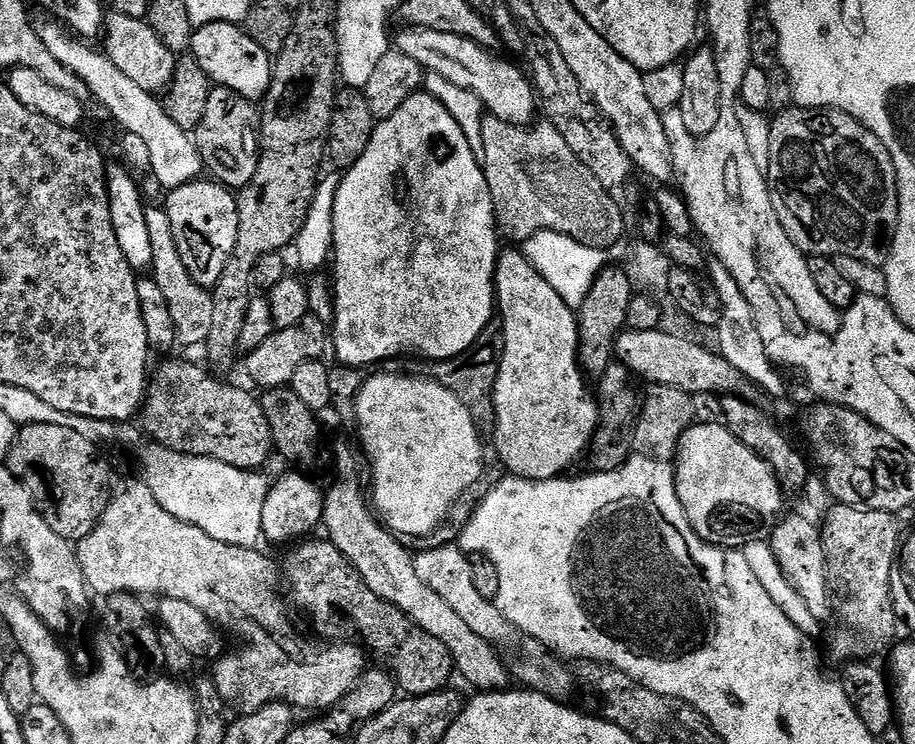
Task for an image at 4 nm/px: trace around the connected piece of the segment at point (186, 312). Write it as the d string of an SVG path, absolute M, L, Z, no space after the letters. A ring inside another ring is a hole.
M146 207L147 229L150 232L153 262L151 275L162 286L162 294L166 294L166 302L170 302L170 315L174 317L174 330L177 341L183 344L203 345L206 334L210 334L210 310L212 309L212 293L207 288L198 286L194 278L182 266L182 258L178 258L178 246L174 246L174 234L170 230L170 218L163 207Z

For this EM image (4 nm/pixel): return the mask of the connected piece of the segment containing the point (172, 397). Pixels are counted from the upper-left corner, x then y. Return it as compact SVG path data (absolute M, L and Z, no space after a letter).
M172 360L157 372L155 369L142 408L144 424L152 435L151 439L172 452L209 456L245 470L263 469L263 464L274 456L274 445L270 422L266 422L259 399L244 388L215 380L220 378L201 368Z

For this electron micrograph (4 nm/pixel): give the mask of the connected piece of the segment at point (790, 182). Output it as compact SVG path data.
M792 106L788 111L777 115L771 121L771 126L768 189L770 198L774 202L774 210L778 214L778 222L782 226L782 230L786 230L790 242L794 242L794 246L798 246L798 250L807 257L845 256L846 258L858 258L858 262L866 262L875 268L883 268L888 263L892 239L898 226L898 182L896 181L894 162L890 158L886 146L882 146L882 142L878 142L878 138L874 134L870 134L870 130L866 130L866 126L862 126L862 122L850 118L850 114L839 112L833 108L797 108Z

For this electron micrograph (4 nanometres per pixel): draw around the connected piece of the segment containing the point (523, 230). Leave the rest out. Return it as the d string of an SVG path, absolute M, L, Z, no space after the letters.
M488 118L485 119L484 129L482 130L482 146L484 147L482 153L484 177L490 186L490 198L496 211L496 223L501 233L509 232L517 240L516 242L523 242L530 239L535 232L557 232L558 234L566 234L590 248L603 248L605 250L611 249L611 244L616 244L623 238L624 216L620 213L619 206L616 205L619 204L617 197L611 196L602 186L602 182L598 182L598 178L594 178L592 171L576 157L574 150L570 150L570 146L566 146L566 138L562 138L562 134L558 134L558 130L554 130L552 124L536 122L531 126L521 126L518 124L507 124L504 120Z

